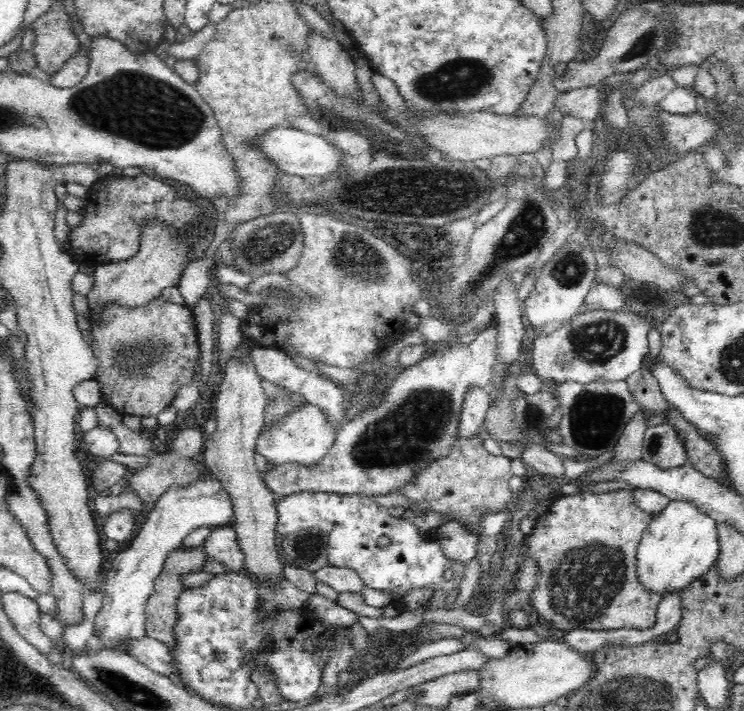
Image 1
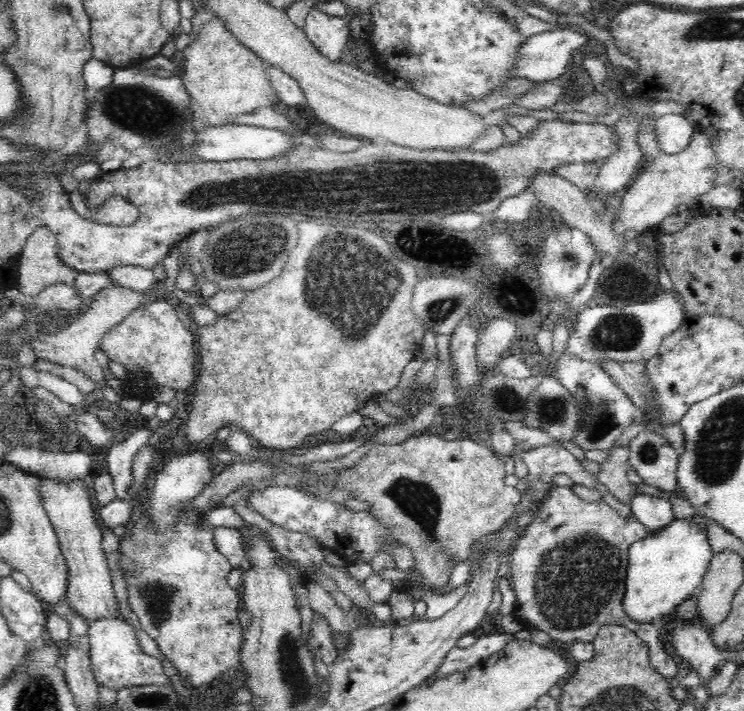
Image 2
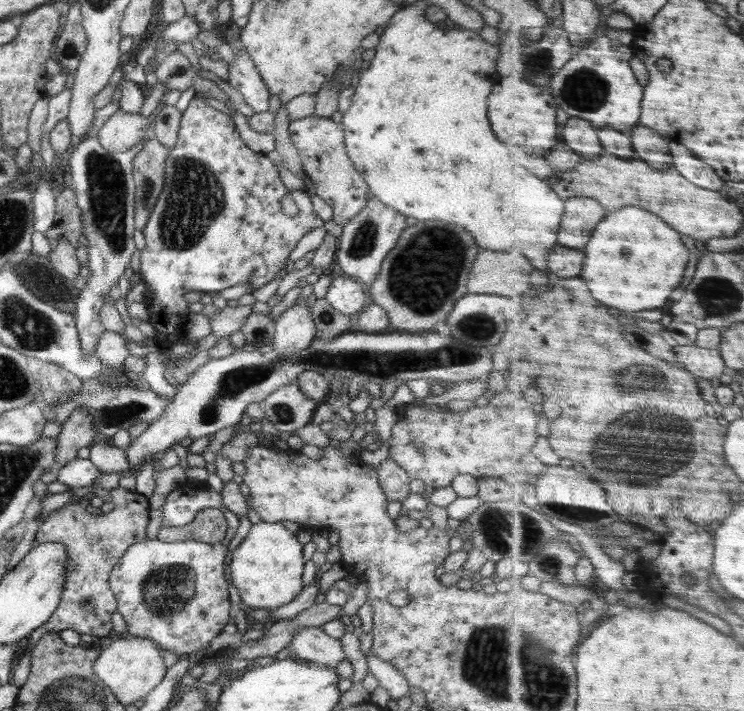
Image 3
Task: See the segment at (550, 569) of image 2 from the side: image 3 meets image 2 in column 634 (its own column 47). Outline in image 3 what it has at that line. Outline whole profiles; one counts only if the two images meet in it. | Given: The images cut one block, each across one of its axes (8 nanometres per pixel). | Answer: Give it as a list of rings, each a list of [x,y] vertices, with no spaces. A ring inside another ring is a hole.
[[[73,488],[73,500],[62,508],[50,513],[41,521],[35,535],[36,543],[59,542],[67,550],[67,577],[63,582],[61,599],[52,616],[39,626],[25,641],[24,653],[12,672],[12,684],[20,688],[30,675],[31,650],[45,634],[73,630],[92,636],[113,635],[112,614],[117,611],[117,598],[109,585],[109,576],[113,566],[128,550],[129,546],[146,540],[146,526],[149,521],[149,498],[136,491],[114,488],[110,490],[110,502],[114,512],[108,512],[106,518],[94,518],[82,504],[78,504],[78,489]]]

